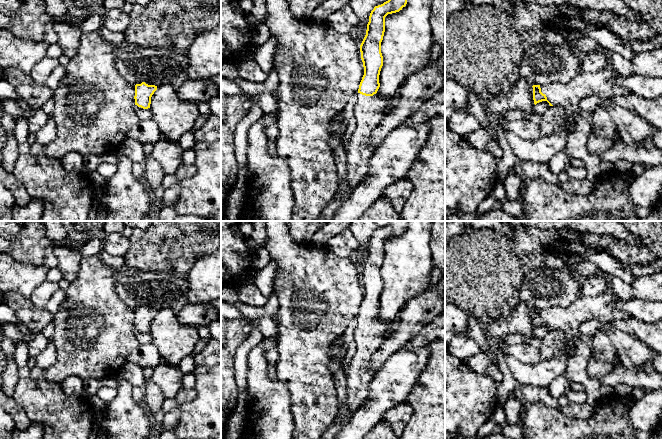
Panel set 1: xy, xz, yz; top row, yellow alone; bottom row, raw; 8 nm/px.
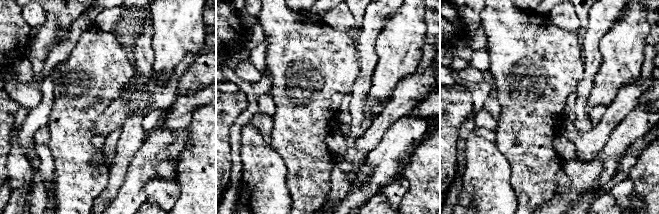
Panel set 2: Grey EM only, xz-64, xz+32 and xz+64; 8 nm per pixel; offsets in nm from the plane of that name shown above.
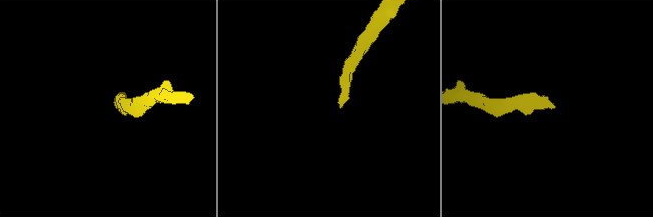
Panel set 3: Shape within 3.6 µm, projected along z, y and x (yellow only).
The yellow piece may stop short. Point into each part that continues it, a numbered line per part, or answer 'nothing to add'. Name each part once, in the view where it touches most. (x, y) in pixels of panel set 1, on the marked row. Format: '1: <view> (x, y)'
1: yz (584, 84)

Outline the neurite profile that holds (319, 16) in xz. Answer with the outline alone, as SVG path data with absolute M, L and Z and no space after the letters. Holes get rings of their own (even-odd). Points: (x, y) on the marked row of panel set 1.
M325 0L310 16L313 24L322 25L327 18L343 6L349 4L349 0Z

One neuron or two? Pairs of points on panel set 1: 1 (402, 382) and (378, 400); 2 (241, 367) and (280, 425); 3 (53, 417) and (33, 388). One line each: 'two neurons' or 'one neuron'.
1: one neuron
2: two neurons
3: one neuron

